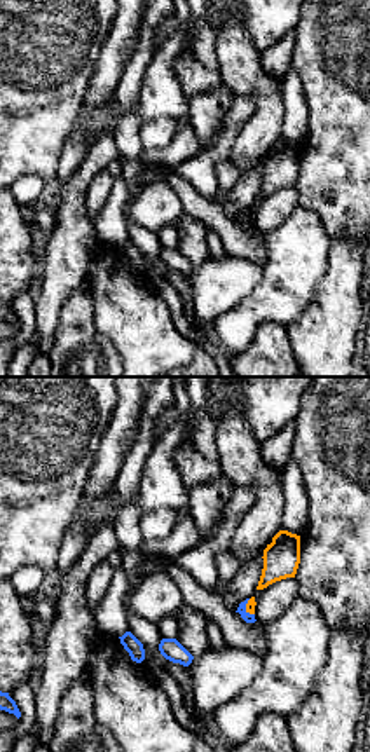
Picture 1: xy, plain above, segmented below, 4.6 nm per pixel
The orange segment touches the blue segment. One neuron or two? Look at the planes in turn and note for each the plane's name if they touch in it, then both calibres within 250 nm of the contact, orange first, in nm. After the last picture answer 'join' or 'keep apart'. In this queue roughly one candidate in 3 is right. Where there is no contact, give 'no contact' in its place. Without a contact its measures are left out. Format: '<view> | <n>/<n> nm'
xy | 50/50 nm

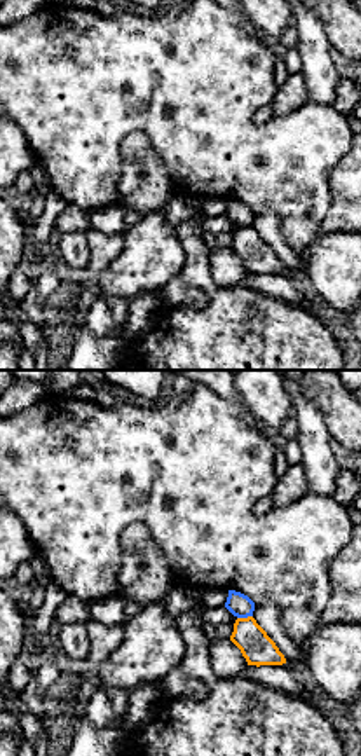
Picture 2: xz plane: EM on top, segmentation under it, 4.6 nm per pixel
xz | 150/110 nm

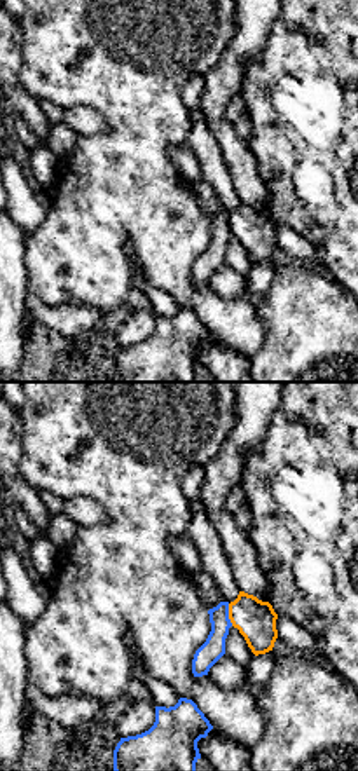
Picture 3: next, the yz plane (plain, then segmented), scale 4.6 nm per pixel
yz | 190/100 nm

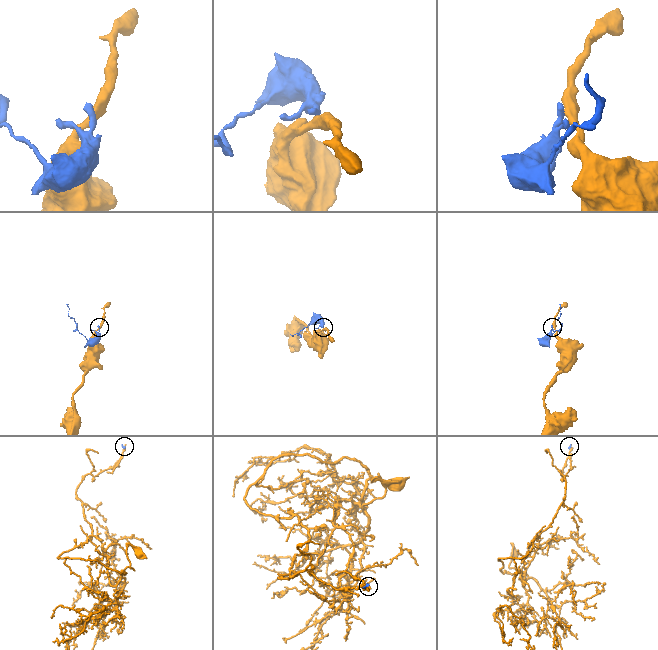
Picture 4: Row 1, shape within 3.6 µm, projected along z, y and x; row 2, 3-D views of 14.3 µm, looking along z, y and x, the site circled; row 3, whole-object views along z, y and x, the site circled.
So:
keep apart

